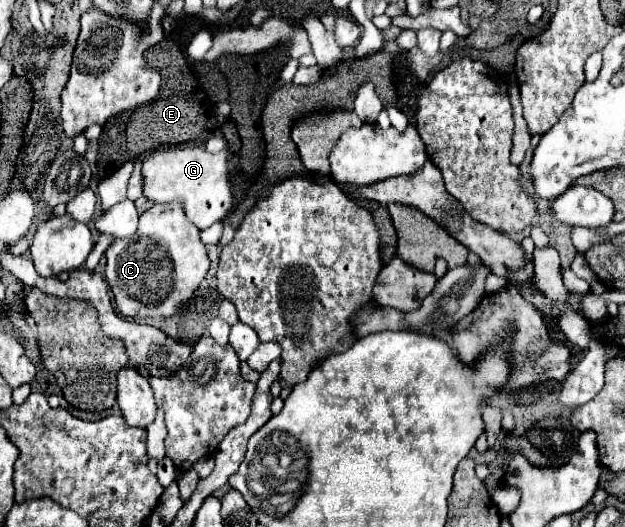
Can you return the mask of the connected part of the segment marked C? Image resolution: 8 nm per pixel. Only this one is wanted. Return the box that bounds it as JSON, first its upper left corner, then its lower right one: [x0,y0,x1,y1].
[104,201,210,319]

